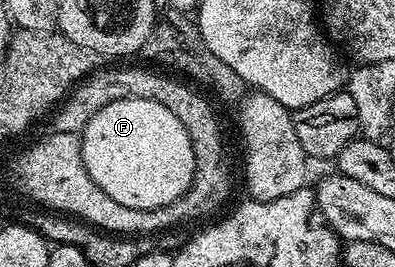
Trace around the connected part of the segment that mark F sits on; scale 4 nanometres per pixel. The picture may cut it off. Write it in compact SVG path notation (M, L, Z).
M130 97L109 102L82 127L80 139L92 182L120 206L163 208L185 196L194 181L194 147L188 130L160 102Z

